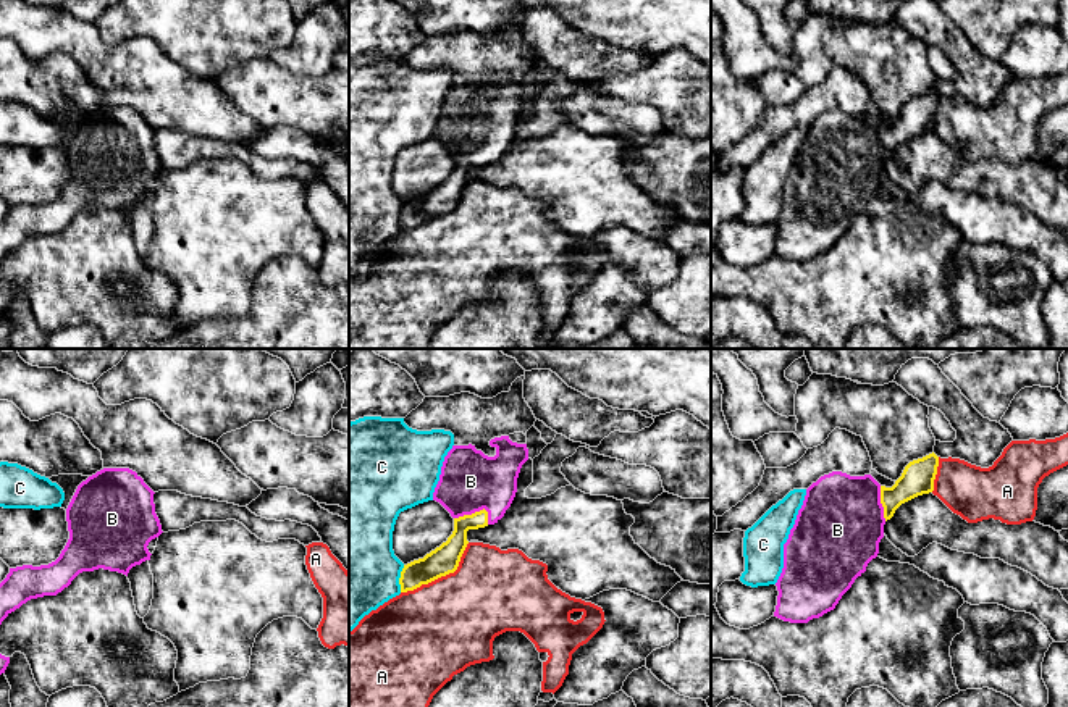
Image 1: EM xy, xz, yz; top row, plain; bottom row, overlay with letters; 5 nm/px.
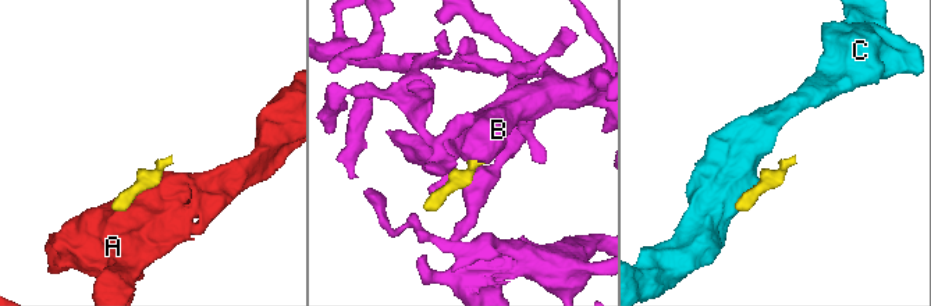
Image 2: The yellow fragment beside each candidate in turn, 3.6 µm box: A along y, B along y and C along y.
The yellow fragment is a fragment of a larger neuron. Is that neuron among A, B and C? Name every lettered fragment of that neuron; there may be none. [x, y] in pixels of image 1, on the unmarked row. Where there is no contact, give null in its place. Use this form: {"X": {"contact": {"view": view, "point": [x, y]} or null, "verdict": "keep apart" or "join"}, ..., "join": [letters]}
{"A": {"contact": {"view": "xz", "point": [441, 213]}, "verdict": "keep apart"}, "B": {"contact": {"view": "xz", "point": [472, 152]}, "verdict": "join"}, "C": {"contact": {"view": "xz", "point": [399, 217]}, "verdict": "keep apart"}, "join": ["B"]}

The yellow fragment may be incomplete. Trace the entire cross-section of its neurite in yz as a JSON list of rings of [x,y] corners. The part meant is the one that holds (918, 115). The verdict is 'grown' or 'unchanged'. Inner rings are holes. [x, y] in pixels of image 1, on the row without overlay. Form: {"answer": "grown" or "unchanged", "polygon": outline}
{"answer": "grown", "polygon": [[[932,90],[910,100],[892,126],[842,110],[813,121],[784,182],[774,255],[808,261],[834,249],[877,195],[885,160],[902,142],[934,129],[937,105]]]}

